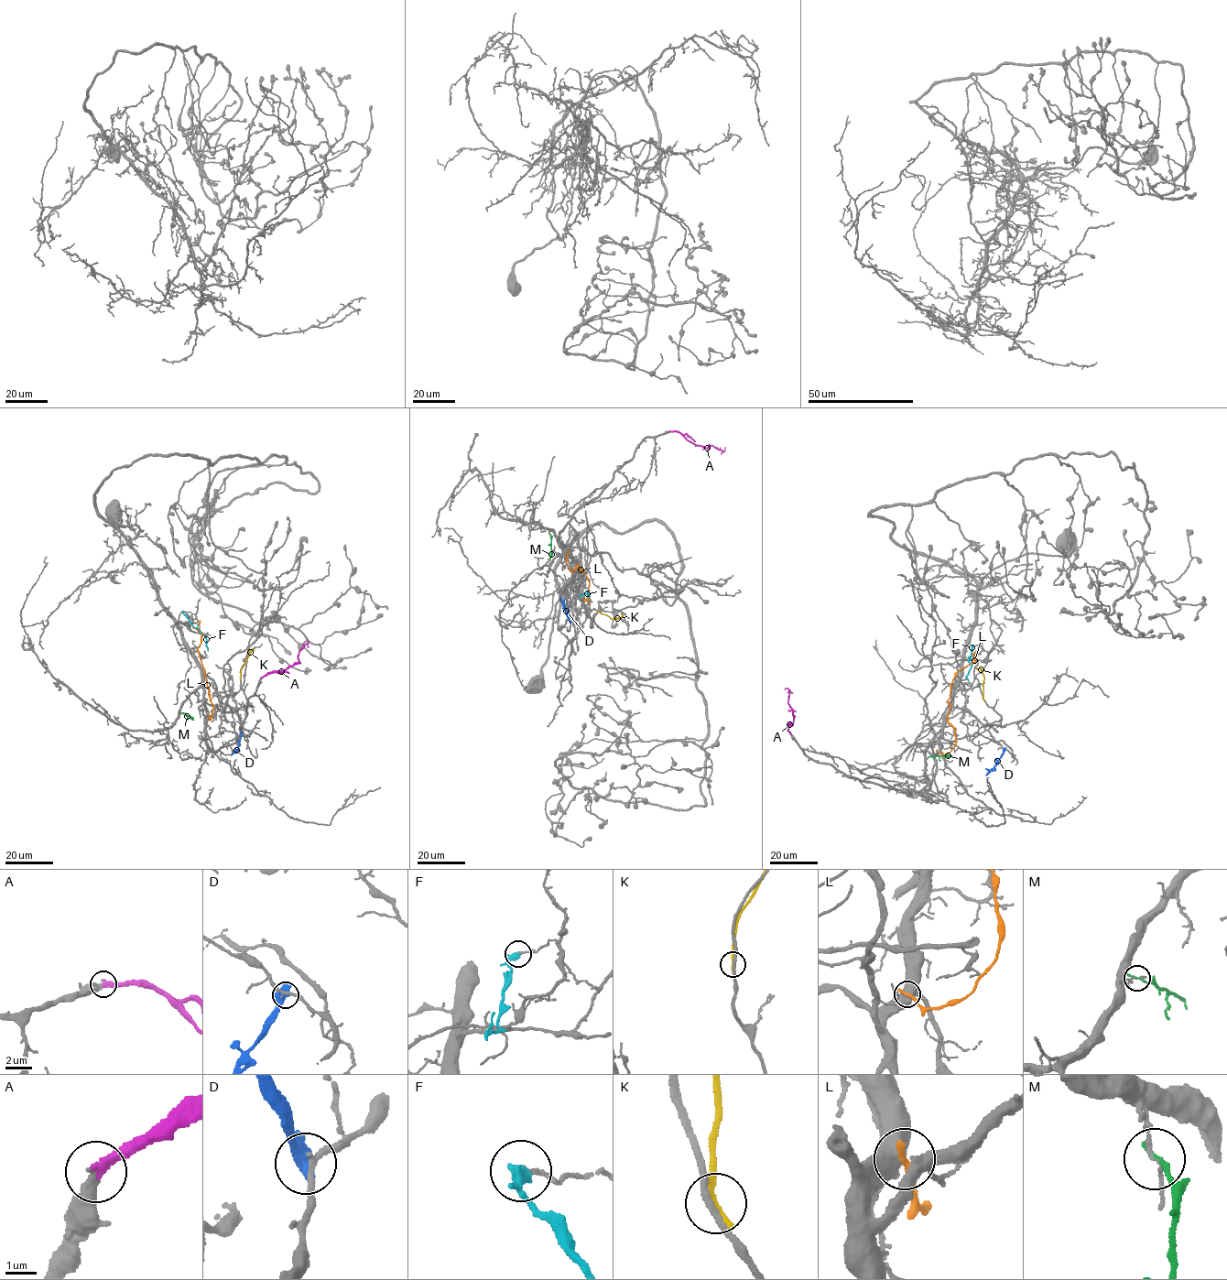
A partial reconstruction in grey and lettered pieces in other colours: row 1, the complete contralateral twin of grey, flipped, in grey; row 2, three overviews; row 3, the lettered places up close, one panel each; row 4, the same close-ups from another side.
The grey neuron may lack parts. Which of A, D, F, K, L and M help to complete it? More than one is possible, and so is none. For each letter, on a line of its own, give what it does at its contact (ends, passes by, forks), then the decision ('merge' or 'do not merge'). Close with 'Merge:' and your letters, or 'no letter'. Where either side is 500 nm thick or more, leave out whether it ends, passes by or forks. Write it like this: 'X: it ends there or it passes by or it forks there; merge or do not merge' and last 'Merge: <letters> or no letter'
A: it ends there; merge
D: do not merge
F: it passes by; do not merge
K: it ends there; do not merge
L: do not merge
M: it ends there; do not merge
Merge: A

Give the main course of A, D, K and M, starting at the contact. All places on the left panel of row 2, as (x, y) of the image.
A: (261, 677), (274, 672), (279, 673), (297, 663), (298, 650), (307, 641)
D: (241, 734), (238, 746), (232, 753)
K: (240, 677), (241, 668), (253, 650)
M: (181, 712), (194, 720)

